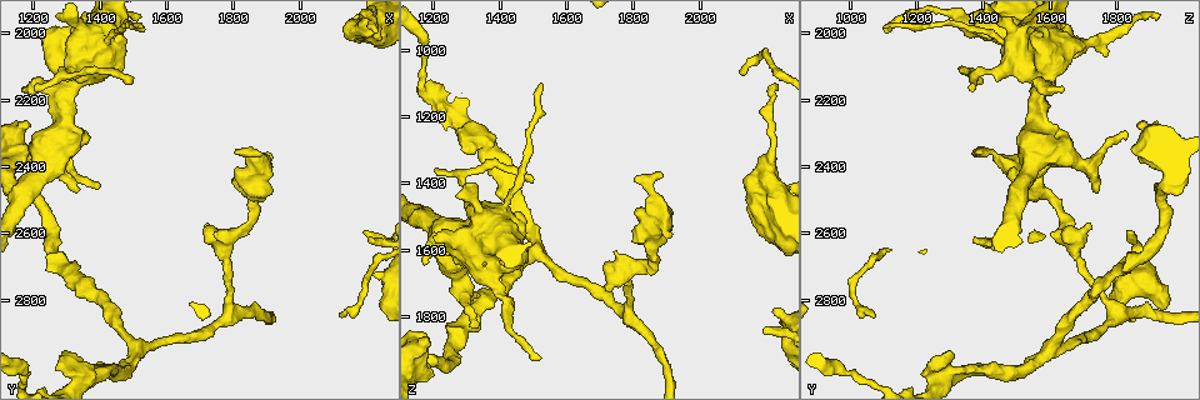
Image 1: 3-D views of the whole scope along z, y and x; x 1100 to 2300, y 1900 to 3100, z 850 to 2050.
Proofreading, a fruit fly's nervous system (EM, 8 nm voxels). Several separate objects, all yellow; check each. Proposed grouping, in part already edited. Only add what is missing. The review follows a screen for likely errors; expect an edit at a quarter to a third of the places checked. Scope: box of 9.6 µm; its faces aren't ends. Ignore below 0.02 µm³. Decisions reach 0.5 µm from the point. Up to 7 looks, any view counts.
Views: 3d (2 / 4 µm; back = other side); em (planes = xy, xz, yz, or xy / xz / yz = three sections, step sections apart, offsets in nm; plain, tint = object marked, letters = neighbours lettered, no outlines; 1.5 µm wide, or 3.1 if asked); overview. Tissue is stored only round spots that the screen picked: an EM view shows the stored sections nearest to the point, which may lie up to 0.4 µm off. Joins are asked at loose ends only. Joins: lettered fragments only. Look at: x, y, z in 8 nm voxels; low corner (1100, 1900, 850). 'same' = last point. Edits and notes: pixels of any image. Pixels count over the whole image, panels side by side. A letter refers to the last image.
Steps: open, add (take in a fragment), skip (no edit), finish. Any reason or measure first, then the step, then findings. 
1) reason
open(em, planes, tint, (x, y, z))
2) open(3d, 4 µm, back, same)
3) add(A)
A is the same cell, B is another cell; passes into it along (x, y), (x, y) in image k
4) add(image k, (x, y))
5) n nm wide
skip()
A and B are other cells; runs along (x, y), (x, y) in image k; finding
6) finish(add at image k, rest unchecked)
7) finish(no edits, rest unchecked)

open(em, planes, letters, (1530, 1970, 1100))

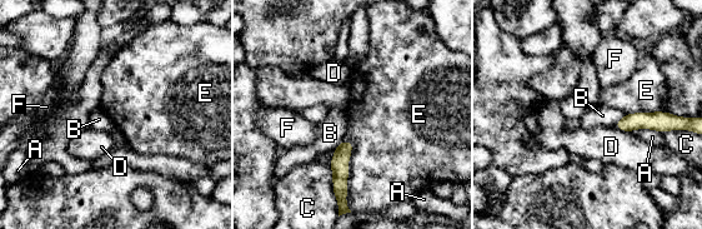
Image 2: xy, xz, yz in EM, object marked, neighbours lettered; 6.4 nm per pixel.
skip()
A, B, C, D, E and F are other cells; runs along (349, 144), (341, 155), (344, 188) in image 2; none of them fits

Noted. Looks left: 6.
branch stops here
open(3d, 2 µm, back, (1890, 2360, 1370))

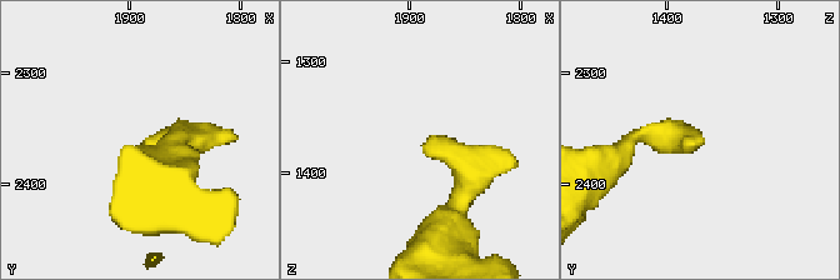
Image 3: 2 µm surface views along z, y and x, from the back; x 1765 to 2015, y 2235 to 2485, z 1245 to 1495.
open(em, xz, step 8, tint, (1884, 2358, 1372))

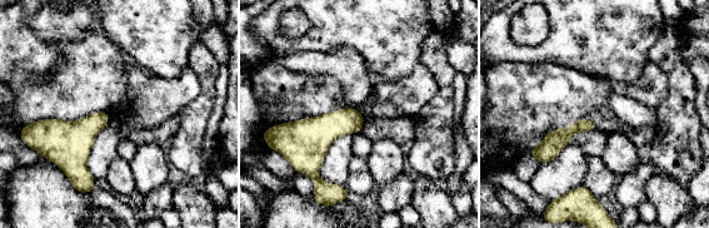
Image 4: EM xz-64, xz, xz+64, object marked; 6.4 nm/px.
open(em, planes, letters, same)

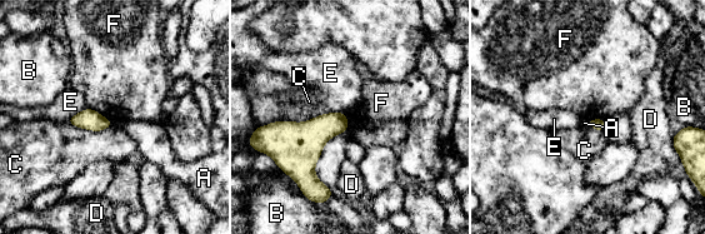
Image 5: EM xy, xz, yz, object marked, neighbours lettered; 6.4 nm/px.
skip()
A, B, C, D, E and F are other cells; no lettered fragment goes on from it

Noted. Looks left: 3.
branch stops here
open(em, yz, step 4, letters, (1200, 2160, 1360))

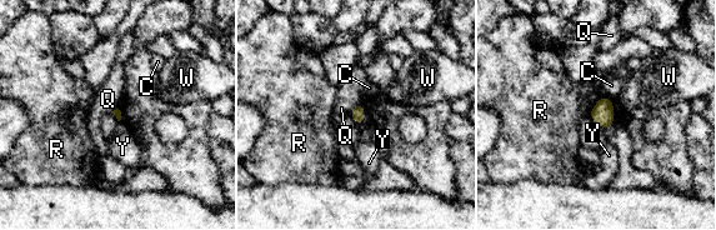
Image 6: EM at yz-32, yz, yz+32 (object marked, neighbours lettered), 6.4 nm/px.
cut it another way
open(em, planes, letters, same)

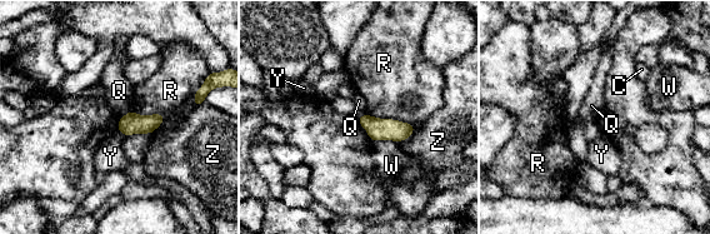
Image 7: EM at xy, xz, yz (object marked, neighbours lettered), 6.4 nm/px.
140 nm wide; R touches over 240 nm
skip()
C, Q, R, W, Y and Z are other cells; no lettered fragment goes on from it

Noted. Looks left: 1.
finish(no edits, rest unchecked)

